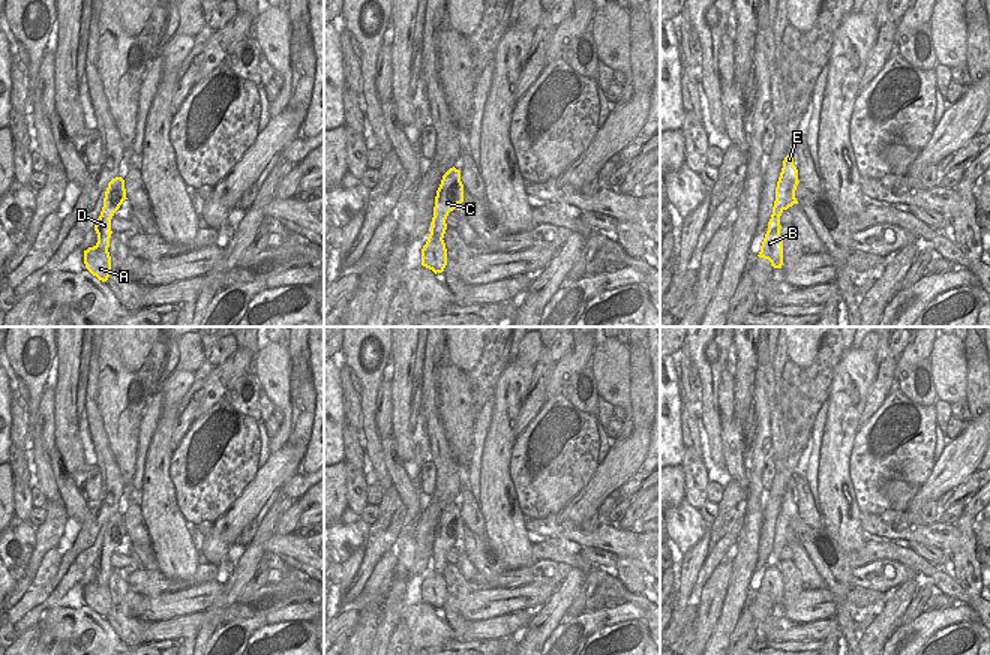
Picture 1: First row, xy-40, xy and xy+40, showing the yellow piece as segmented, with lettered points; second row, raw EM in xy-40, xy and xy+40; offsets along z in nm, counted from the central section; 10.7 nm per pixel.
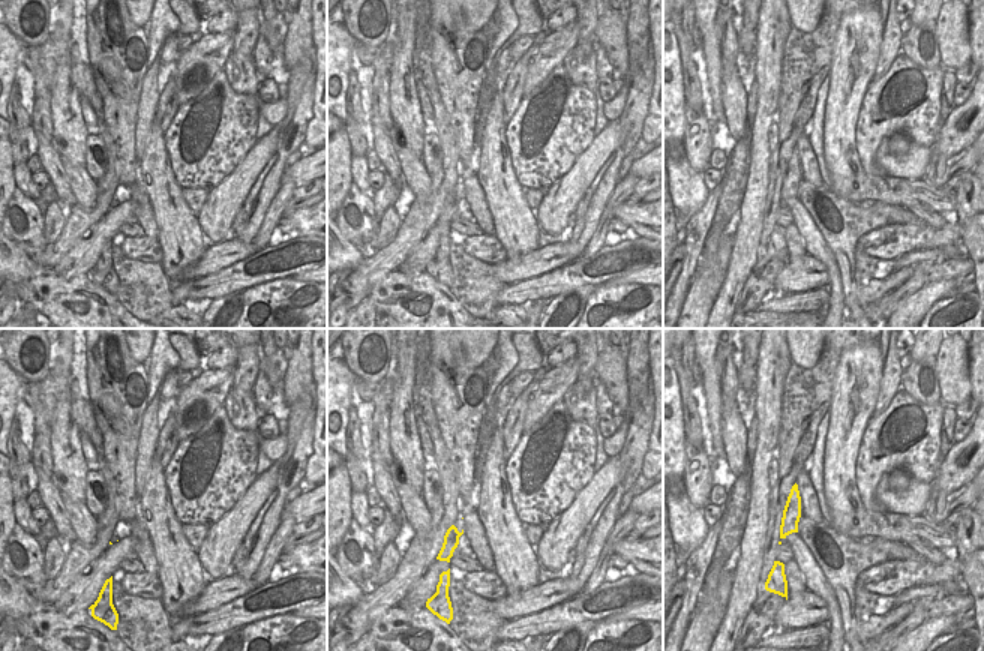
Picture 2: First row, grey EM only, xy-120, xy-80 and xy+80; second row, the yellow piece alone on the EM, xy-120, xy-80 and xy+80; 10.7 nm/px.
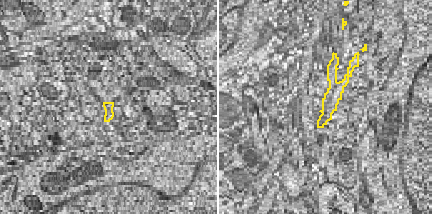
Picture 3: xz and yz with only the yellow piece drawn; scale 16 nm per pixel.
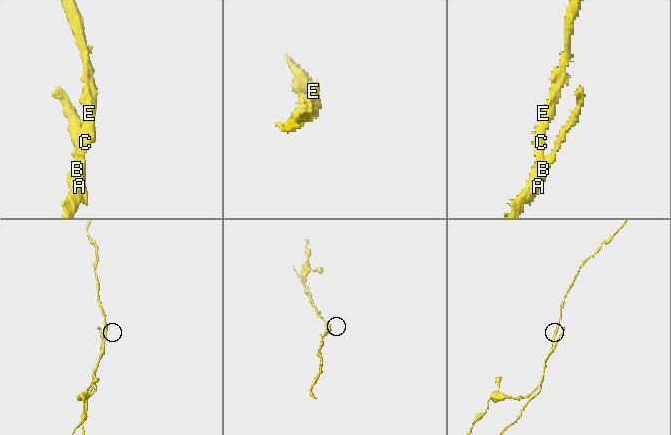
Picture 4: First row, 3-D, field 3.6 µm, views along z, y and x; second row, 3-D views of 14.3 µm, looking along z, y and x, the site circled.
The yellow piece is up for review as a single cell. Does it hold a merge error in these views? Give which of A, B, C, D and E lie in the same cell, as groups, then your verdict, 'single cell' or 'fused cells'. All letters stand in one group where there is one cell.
A B / C D E; fused cells

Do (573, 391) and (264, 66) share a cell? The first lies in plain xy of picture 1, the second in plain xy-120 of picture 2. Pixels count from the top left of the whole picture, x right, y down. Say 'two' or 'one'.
two

